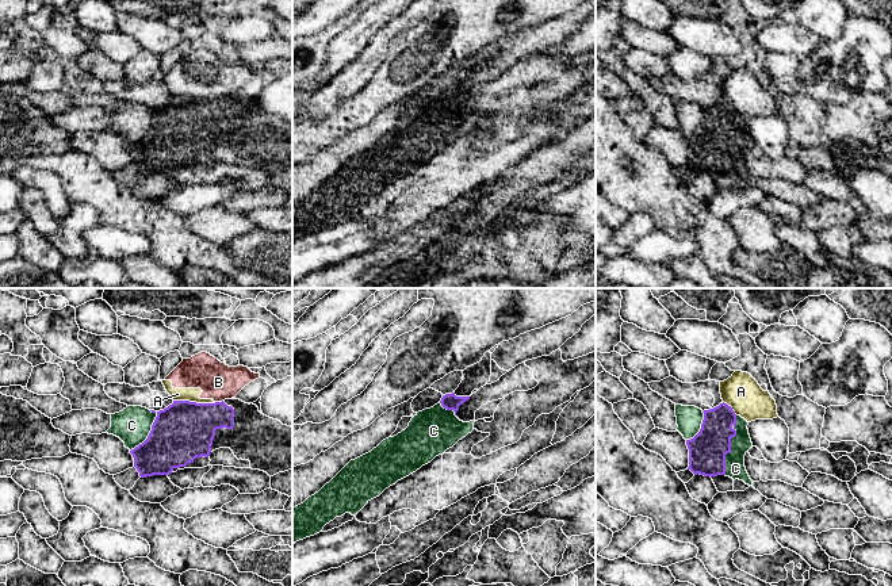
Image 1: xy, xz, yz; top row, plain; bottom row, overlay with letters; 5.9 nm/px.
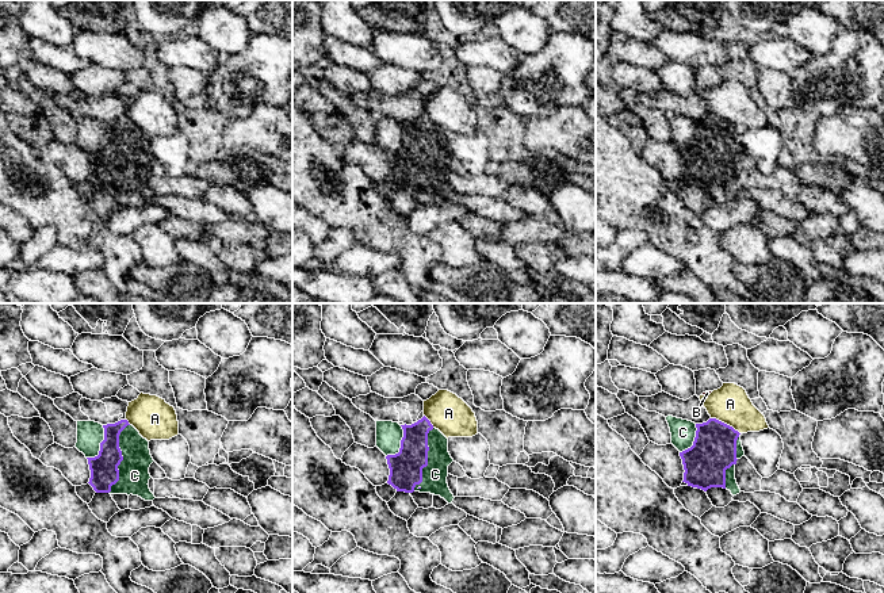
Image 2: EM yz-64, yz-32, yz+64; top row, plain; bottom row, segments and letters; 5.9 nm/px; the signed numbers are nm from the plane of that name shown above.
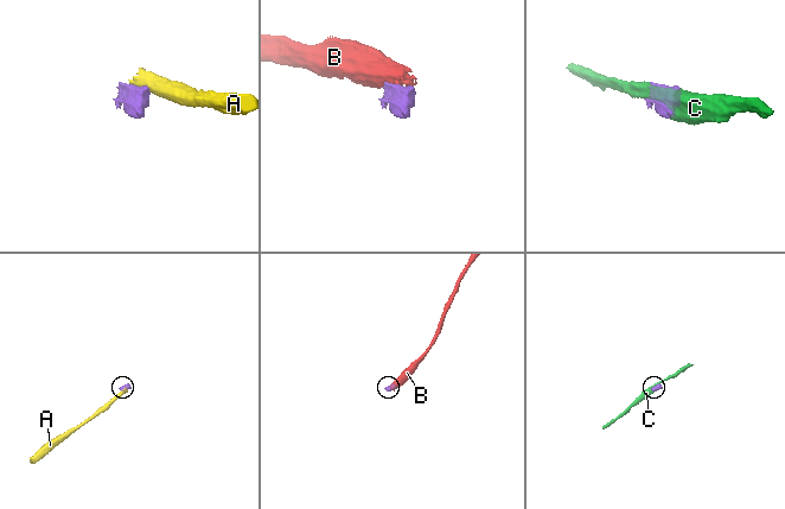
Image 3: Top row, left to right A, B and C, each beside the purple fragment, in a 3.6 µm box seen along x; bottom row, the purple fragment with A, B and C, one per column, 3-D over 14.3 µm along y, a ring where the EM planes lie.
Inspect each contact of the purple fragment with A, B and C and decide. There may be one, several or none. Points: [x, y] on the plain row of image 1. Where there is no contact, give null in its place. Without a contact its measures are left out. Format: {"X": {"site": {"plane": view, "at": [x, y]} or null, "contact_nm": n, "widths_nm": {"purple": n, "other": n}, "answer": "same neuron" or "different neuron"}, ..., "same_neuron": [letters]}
{"A": {"site": {"plane": "xy", "at": [195, 99]}, "contact_nm": 260, "widths_nm": {"purple": 360, "other": 80}, "answer": "different neuron"}, "B": {"site": {"plane": "xy", "at": [218, 99]}, "contact_nm": 50, "widths_nm": {"purple": 340, "other": 220}, "answer": "different neuron"}, "C": {"site": {"plane": "yz", "at": [730, 142]}, "contact_nm": 360, "widths_nm": {"purple": 220, "other": 120}, "answer": "same neuron"}, "same_neuron": ["C"]}

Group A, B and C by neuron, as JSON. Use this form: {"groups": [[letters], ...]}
{"groups": [["A", "B"], ["C"]]}

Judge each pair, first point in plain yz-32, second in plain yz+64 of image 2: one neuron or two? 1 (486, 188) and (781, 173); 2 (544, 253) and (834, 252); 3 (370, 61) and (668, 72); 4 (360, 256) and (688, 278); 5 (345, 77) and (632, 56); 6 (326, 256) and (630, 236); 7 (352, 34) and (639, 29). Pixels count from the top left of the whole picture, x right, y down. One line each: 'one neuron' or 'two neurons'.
1: one neuron
2: one neuron
3: two neurons
4: two neurons
5: two neurons
6: one neuron
7: one neuron

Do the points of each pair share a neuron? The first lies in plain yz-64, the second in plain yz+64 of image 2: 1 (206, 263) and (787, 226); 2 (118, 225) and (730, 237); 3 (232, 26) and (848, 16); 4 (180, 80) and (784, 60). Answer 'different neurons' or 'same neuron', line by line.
1: different neurons
2: different neurons
3: different neurons
4: different neurons

